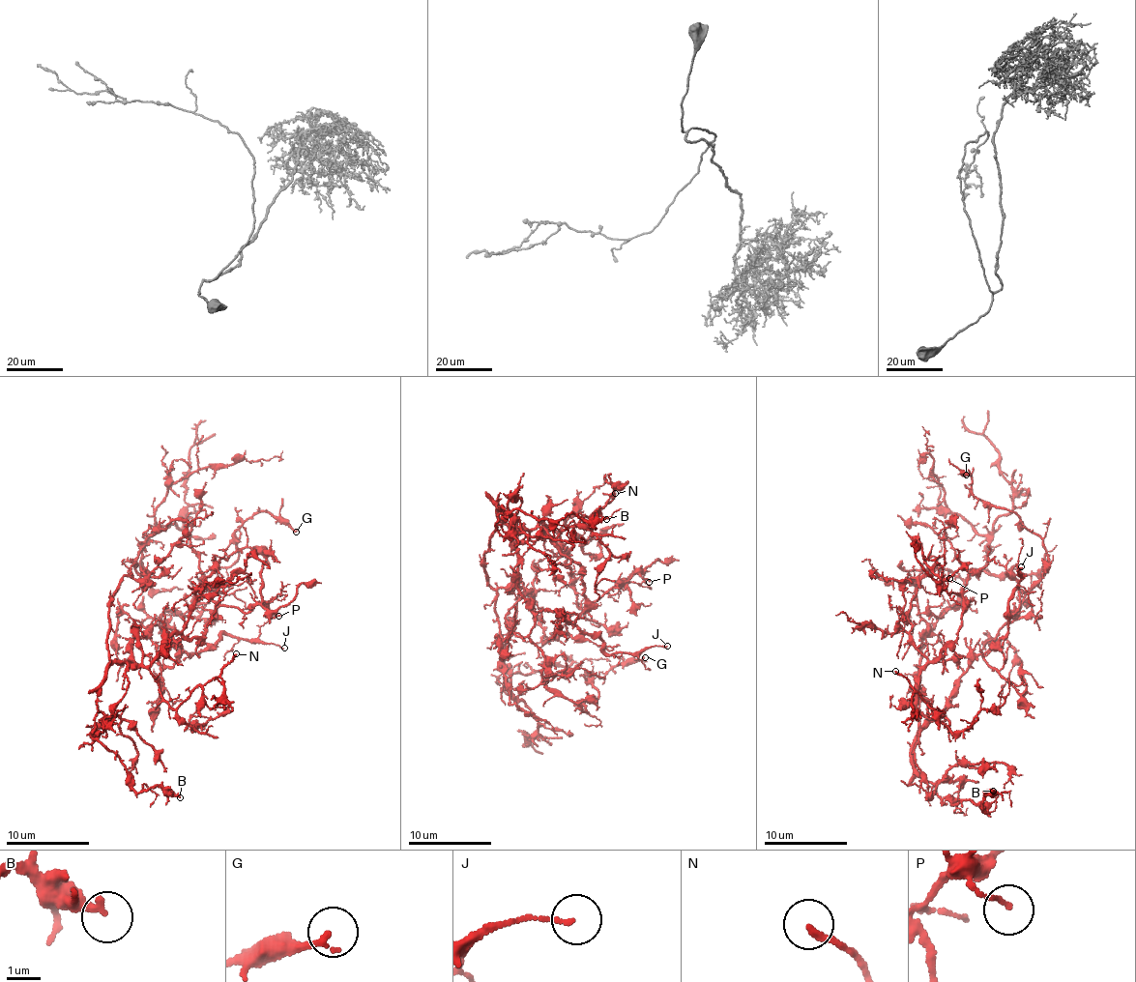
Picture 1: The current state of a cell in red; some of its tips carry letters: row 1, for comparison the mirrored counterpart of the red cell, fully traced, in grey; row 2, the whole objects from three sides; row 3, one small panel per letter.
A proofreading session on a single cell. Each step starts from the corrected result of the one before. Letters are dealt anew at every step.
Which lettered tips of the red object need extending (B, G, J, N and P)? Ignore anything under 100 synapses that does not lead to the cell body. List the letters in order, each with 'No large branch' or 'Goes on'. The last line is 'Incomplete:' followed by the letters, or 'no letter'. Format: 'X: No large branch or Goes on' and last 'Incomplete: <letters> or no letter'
B: No large branch
G: No large branch
J: No large branch
N: No large branch
P: No large branch
Incomplete: no letter

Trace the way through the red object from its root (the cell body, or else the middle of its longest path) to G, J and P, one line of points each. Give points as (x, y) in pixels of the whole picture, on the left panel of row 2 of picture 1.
G: (118, 661), (163, 612), (200, 615), (245, 521), (262, 511), (296, 532)
J: (118, 661), (131, 660), (131, 640), (149, 637), (161, 670), (204, 651), (225, 633), (284, 648)
P: (118, 661), (146, 666), (173, 635), (203, 637), (223, 606), (247, 612), (259, 604), (278, 616)

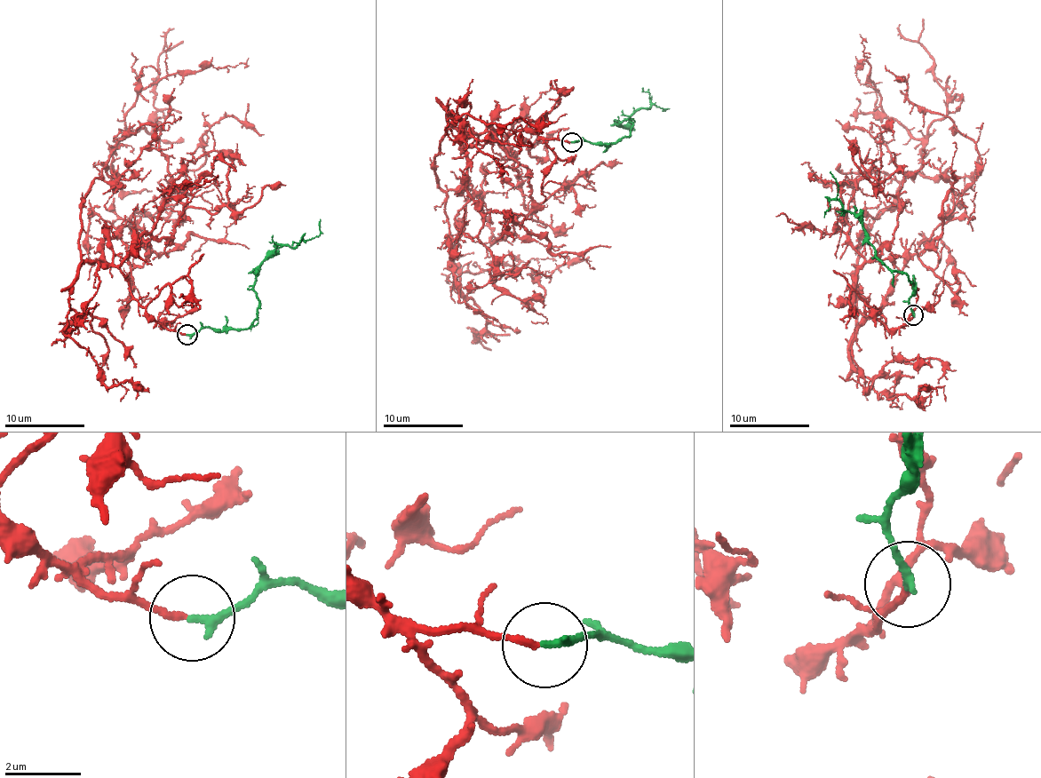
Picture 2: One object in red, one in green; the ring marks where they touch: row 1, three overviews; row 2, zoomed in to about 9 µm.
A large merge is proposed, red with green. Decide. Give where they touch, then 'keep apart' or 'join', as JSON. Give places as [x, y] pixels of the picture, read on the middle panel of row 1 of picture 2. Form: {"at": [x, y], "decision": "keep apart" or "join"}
{"at": [571, 142], "decision": "keep apart"}

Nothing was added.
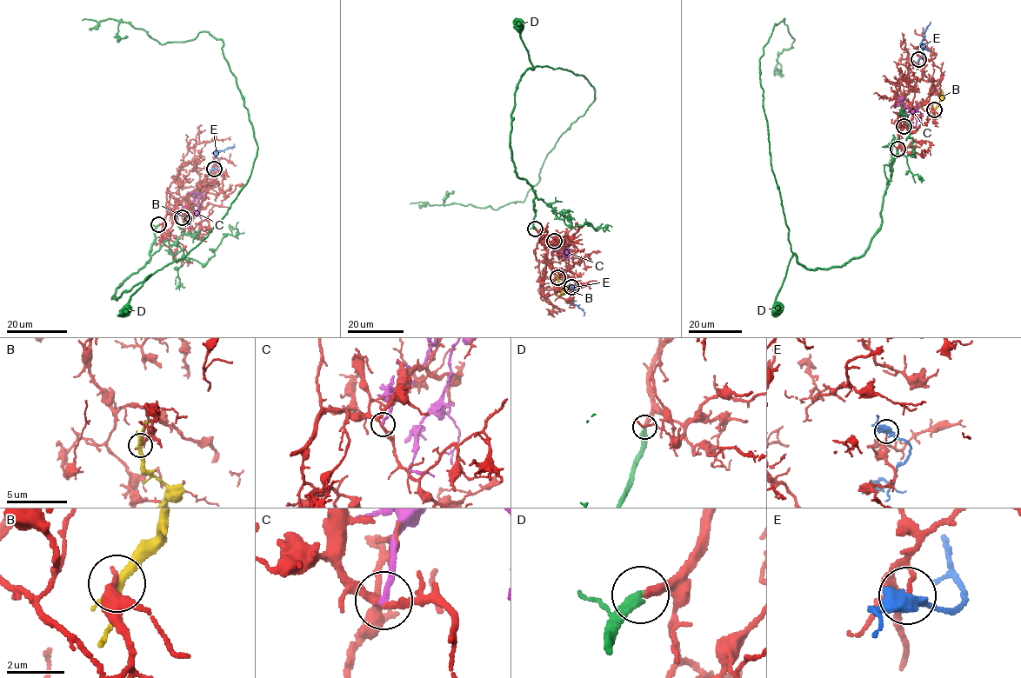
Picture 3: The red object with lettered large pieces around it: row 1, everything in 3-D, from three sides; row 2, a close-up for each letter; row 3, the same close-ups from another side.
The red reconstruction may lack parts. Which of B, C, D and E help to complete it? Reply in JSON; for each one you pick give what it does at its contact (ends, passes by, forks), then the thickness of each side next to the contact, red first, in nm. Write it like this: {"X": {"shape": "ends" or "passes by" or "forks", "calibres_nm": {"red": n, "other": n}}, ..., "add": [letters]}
{"D": {"shape": "ends", "calibres_nm": {"red": 320, "other": 360}}, "add": ["D"]}

